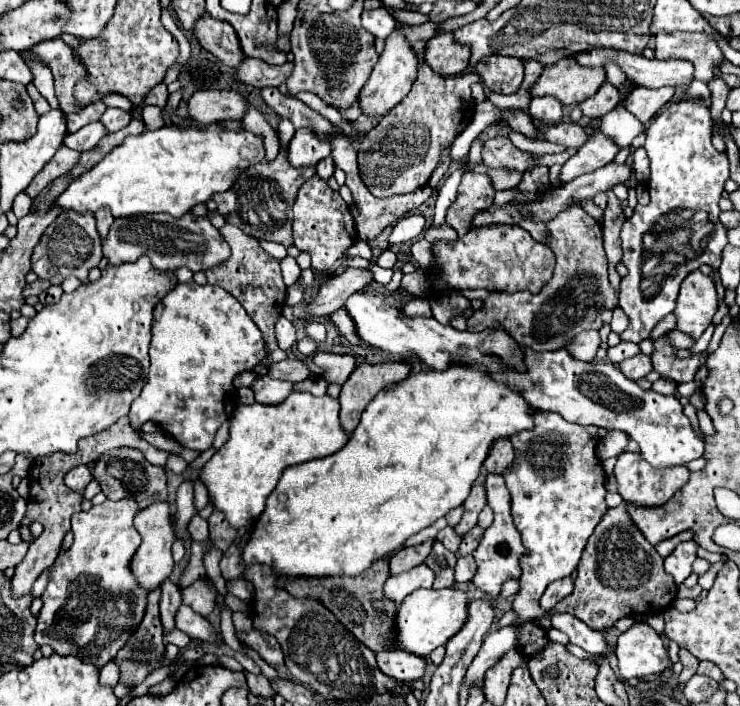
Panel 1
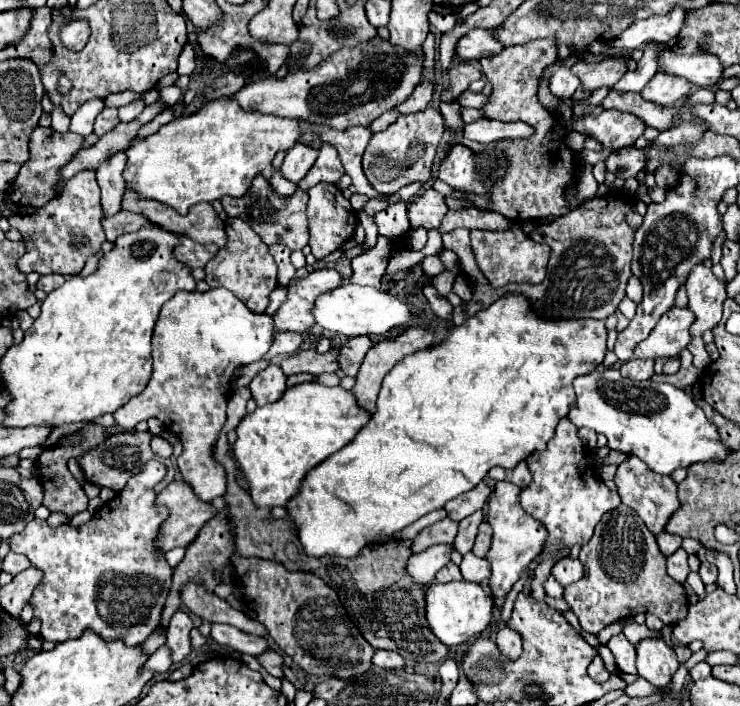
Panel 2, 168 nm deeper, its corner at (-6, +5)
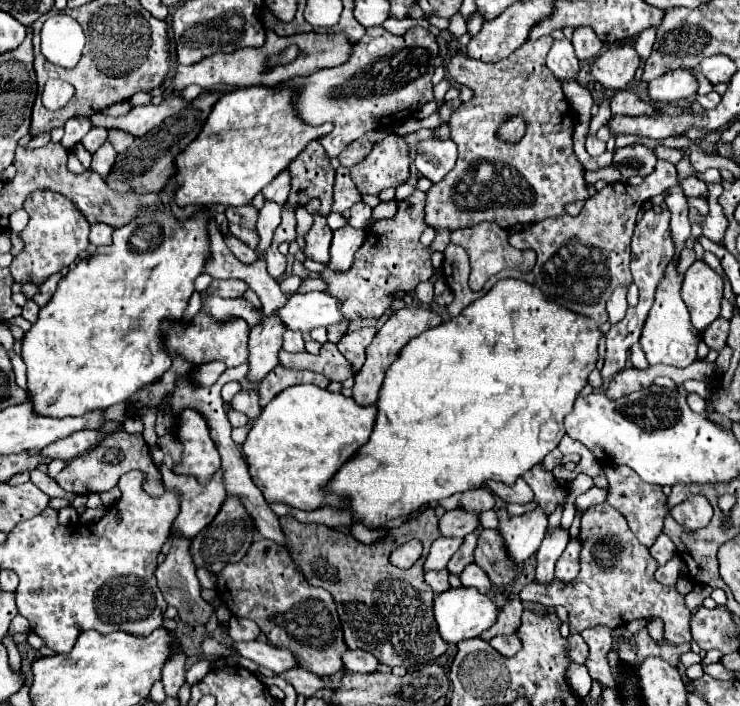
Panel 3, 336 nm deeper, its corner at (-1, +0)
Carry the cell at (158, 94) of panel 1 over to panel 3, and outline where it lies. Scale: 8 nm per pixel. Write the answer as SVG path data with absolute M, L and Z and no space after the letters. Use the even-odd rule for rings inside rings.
M107 140L95 154L92 155L91 170L95 170L101 178L107 178L107 174L111 174L111 166L115 164L117 152L113 148L113 144Z

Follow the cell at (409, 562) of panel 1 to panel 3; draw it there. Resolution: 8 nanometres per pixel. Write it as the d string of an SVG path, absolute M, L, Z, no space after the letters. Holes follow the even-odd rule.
M451 510L445 512L439 520L439 530L443 536L457 536L465 538L479 526L479 514L471 514L465 510Z

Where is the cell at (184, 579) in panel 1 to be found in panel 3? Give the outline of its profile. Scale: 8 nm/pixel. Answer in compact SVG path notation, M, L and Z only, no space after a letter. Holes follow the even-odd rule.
M427 508L417 520L405 522L403 526L391 530L383 540L367 546L351 534L343 534L335 528L303 524L291 516L283 516L279 520L285 534L285 548L289 550L293 562L301 568L307 582L311 586L325 588L335 598L347 646L351 650L359 648L371 652L381 664L391 668L403 666L409 672L435 662L447 650L433 618L435 592L423 580L423 562L433 540L441 536L437 522L439 518L435 516L435 510ZM413 538L423 544L421 558L413 564L413 568L403 570L393 566L389 562L389 554Z

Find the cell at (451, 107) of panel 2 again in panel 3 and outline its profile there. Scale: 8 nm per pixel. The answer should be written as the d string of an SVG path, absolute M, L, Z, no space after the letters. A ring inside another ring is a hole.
M377 26L367 30L365 36L359 42L355 42L351 50L351 58L345 64L333 66L327 70L317 70L315 74L309 74L309 76L291 78L287 82L281 82L281 86L291 86L291 90L295 90L295 112L299 114L299 118L303 118L303 122L311 122L311 126L317 126L317 124L321 126L323 122L333 124L333 132L319 138L319 142L325 148L329 158L337 158L339 152L349 142L367 134L377 124L391 124L393 120L403 122L425 102L433 100L431 78L433 78L437 56L439 56L439 46L435 36L429 30L421 26L413 26L403 36L393 36L383 26Z

